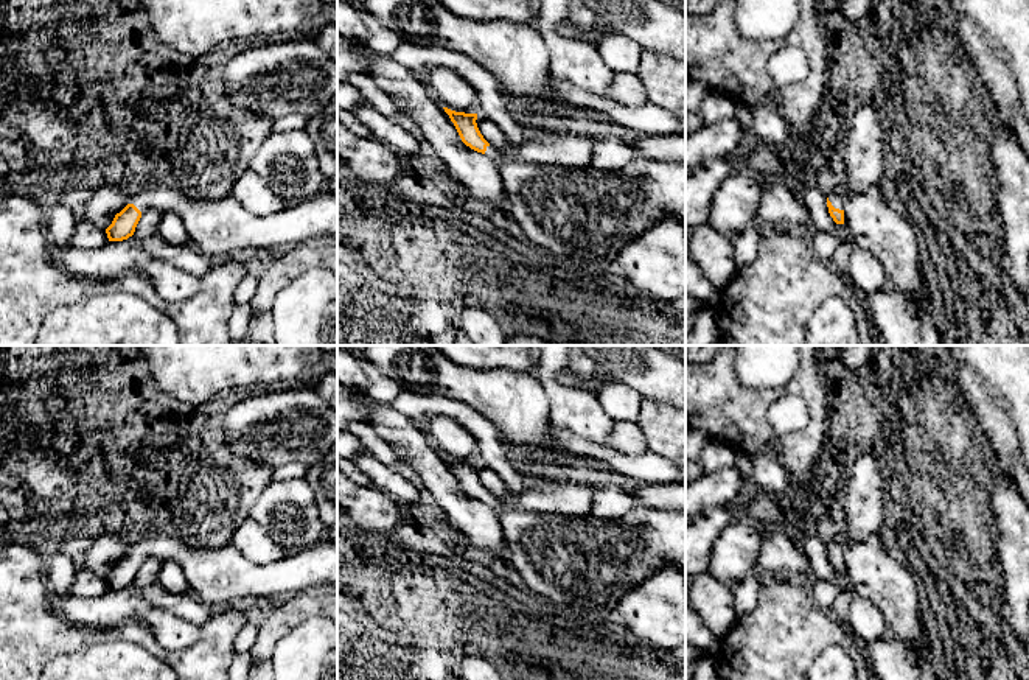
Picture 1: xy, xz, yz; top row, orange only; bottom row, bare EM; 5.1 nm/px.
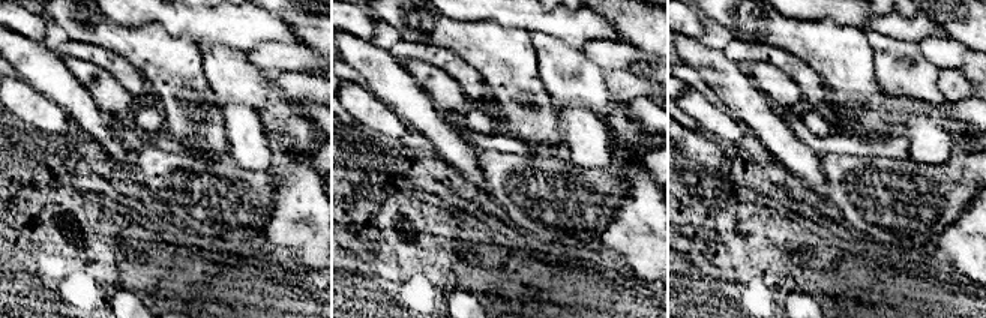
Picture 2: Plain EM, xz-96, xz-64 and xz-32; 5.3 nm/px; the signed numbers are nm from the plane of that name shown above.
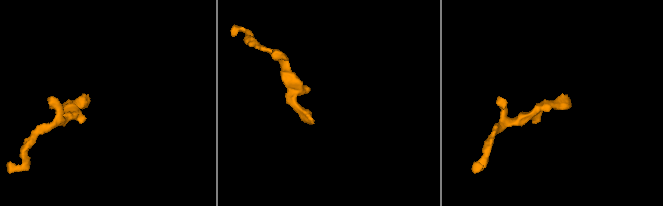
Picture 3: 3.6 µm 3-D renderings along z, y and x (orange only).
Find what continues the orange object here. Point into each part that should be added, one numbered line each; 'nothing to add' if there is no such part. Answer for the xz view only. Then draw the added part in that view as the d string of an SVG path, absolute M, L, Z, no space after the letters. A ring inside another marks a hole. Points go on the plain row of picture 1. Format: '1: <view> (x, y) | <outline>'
1: xz (566, 498) | M558 481L533 485L527 492L504 498L487 495L485 503L497 512L507 509L527 510L533 514L560 514L566 517L583 517L591 514L594 490L589 484Z

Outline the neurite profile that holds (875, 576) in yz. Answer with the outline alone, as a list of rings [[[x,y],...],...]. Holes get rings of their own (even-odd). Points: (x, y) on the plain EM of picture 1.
[[[878,537],[844,543],[842,559],[853,593],[880,608],[888,633],[908,649],[917,666],[926,643],[914,571],[894,560]]]

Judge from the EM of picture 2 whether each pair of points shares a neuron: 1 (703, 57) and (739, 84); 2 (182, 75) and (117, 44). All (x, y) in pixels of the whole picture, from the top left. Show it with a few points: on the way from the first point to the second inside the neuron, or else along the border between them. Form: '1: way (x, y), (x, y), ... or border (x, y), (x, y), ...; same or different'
1: way (712, 62), (730, 80); same
2: way (165, 60), (153, 50), (134, 44); same

